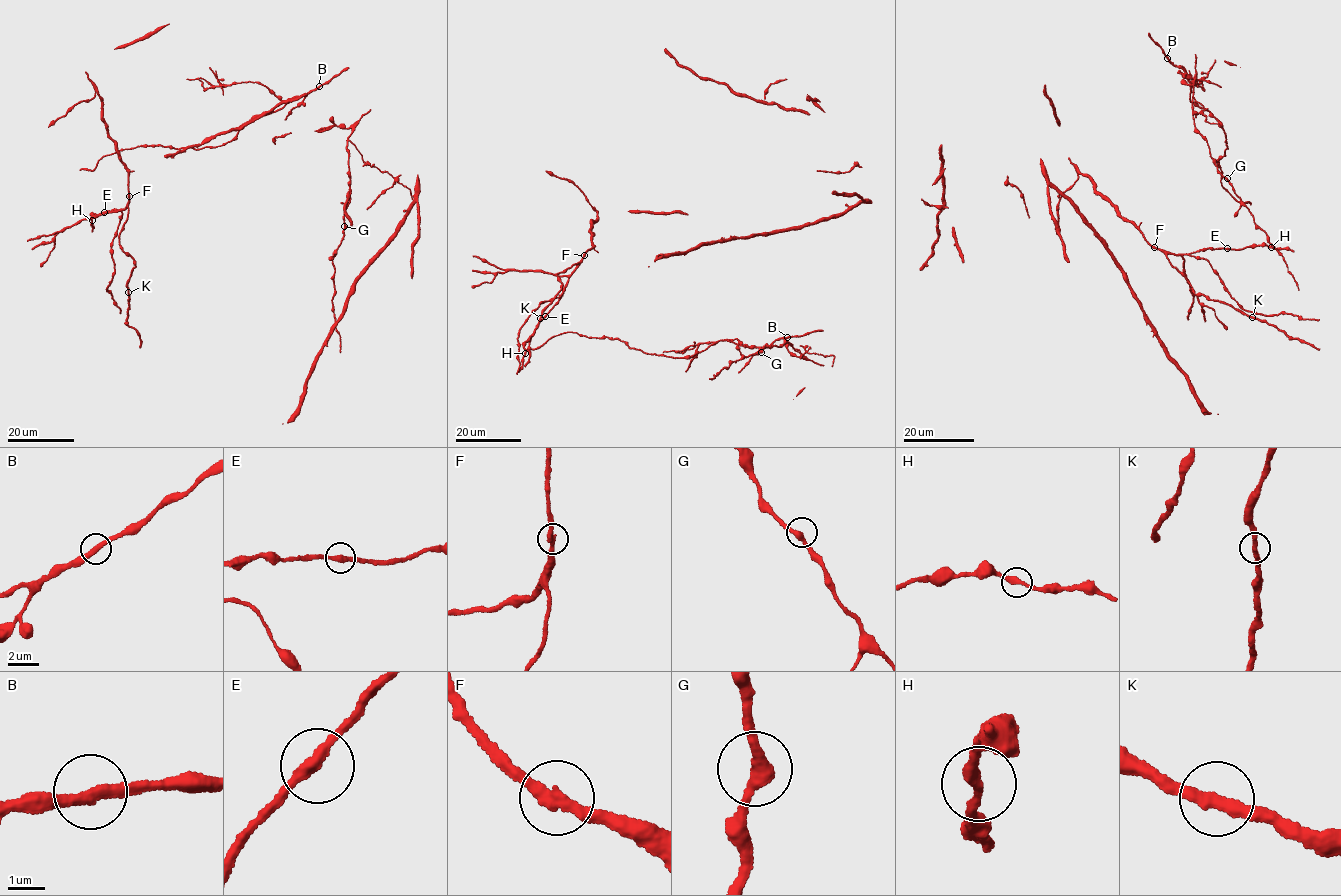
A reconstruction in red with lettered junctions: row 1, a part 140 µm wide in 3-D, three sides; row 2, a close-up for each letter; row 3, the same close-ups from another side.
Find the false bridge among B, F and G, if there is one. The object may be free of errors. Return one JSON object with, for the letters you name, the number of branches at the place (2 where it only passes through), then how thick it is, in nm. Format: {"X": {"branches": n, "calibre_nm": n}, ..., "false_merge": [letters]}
{"false_merge": []}

